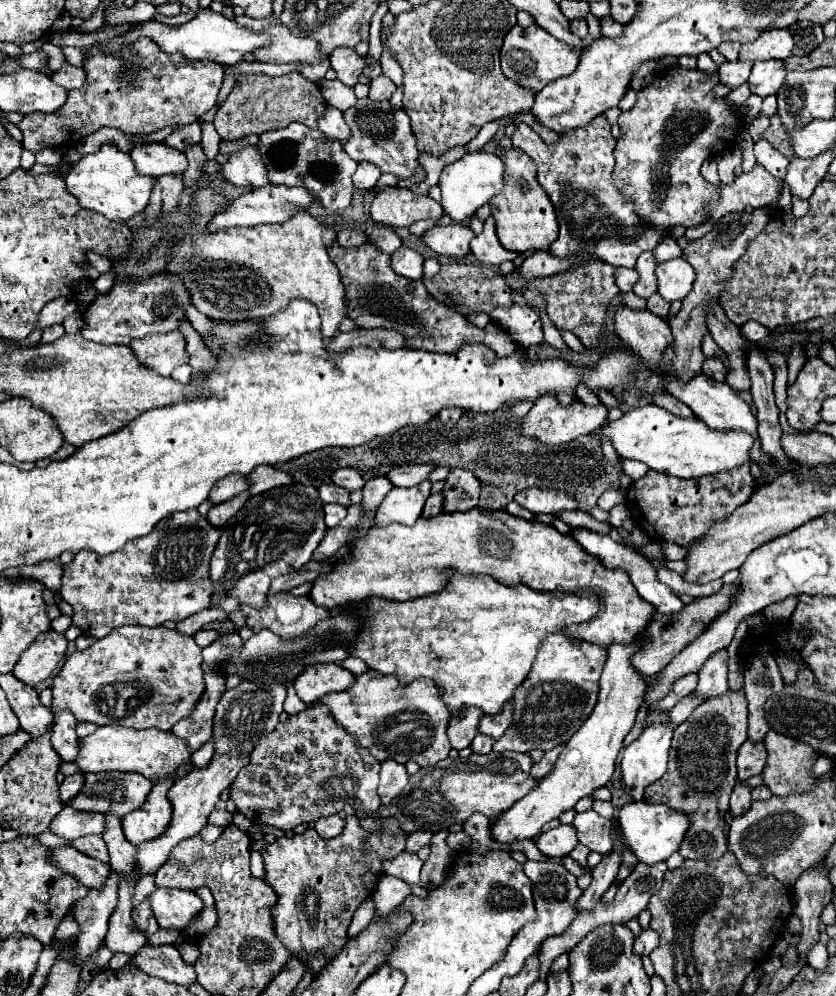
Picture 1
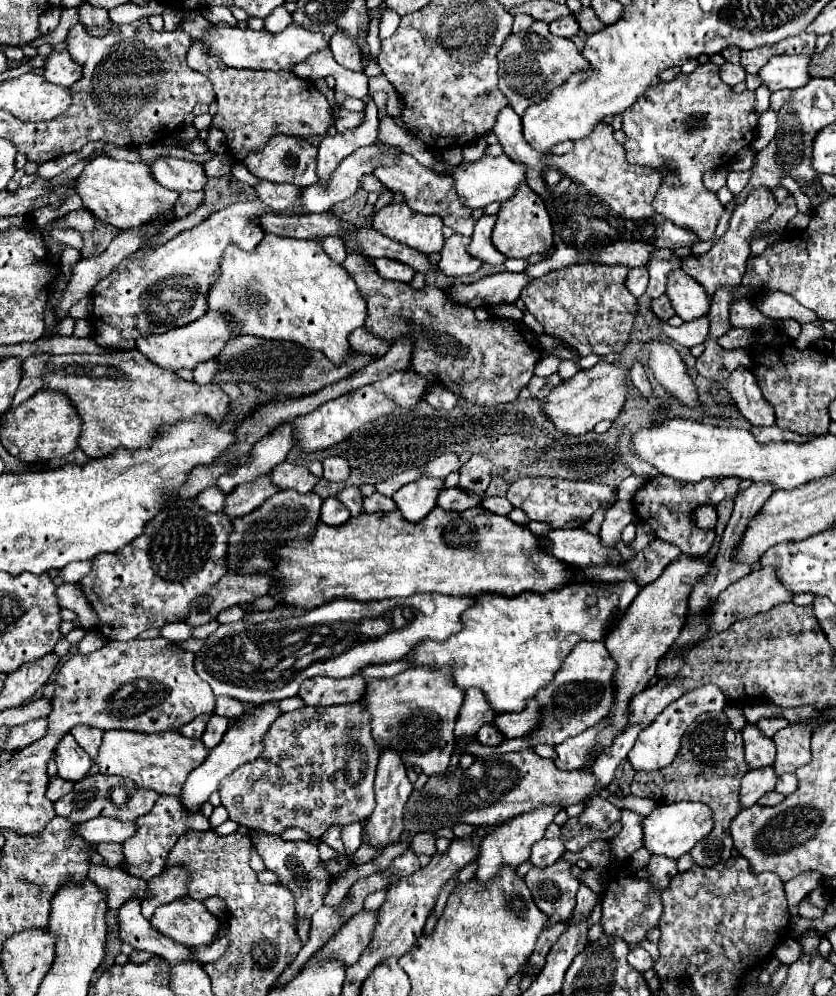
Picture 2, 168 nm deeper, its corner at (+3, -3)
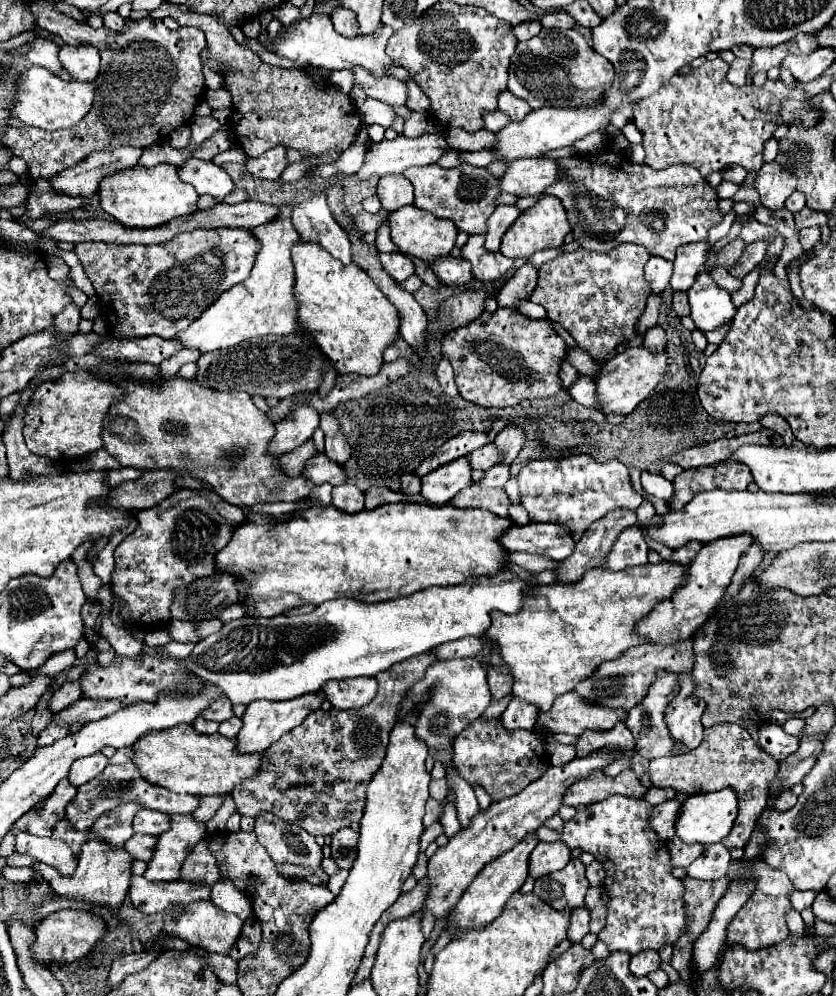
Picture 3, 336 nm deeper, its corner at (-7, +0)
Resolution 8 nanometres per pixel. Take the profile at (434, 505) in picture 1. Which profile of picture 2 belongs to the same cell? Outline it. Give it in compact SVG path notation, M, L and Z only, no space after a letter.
M445 488L445 492L441 492L439 500L437 500L437 506L439 508L445 508L445 510L465 510L465 508L473 508L473 506L479 506L481 504L481 498L479 496L473 496L461 488Z

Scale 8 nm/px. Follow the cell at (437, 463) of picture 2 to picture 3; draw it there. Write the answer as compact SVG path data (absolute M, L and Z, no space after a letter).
M493 443L485 445L483 449L475 449L475 453L467 455L467 457L471 459L471 467L473 469L481 469L481 471L497 465L497 461L501 459L501 455L497 453L497 447Z

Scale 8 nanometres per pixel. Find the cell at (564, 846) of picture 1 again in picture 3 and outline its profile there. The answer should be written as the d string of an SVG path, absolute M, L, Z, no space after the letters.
M541 841L531 853L529 875L535 879L549 875L553 871L563 869L569 861L571 861L571 851L567 849L567 845L563 845L563 841L553 841L553 843Z

